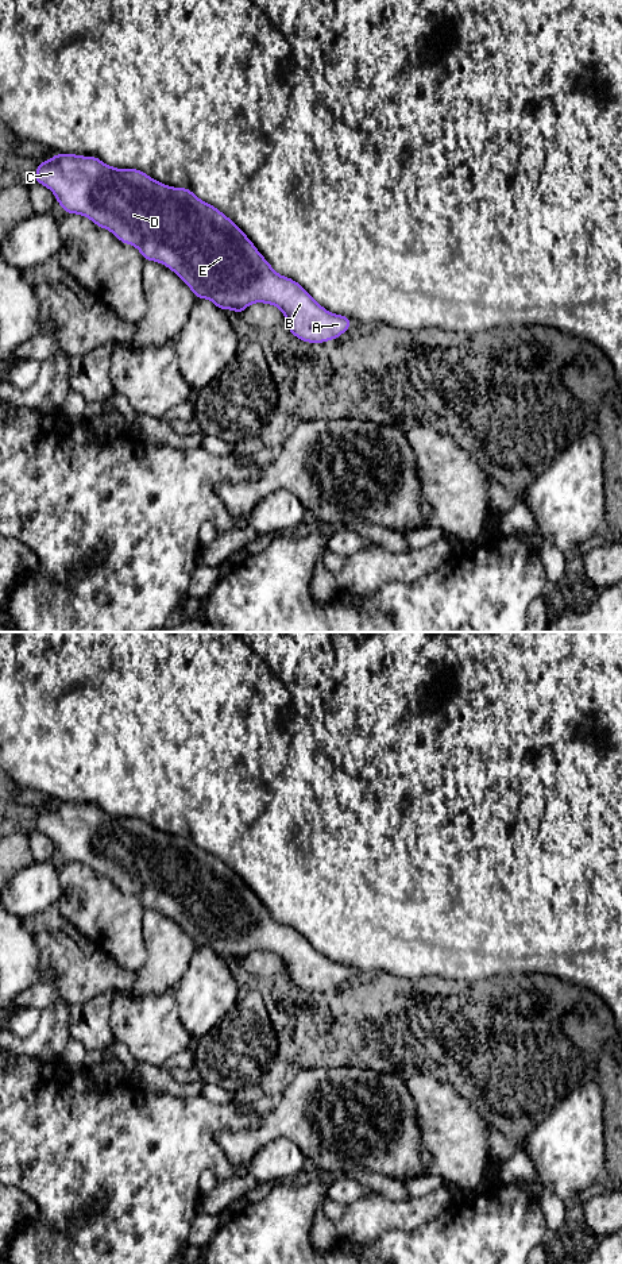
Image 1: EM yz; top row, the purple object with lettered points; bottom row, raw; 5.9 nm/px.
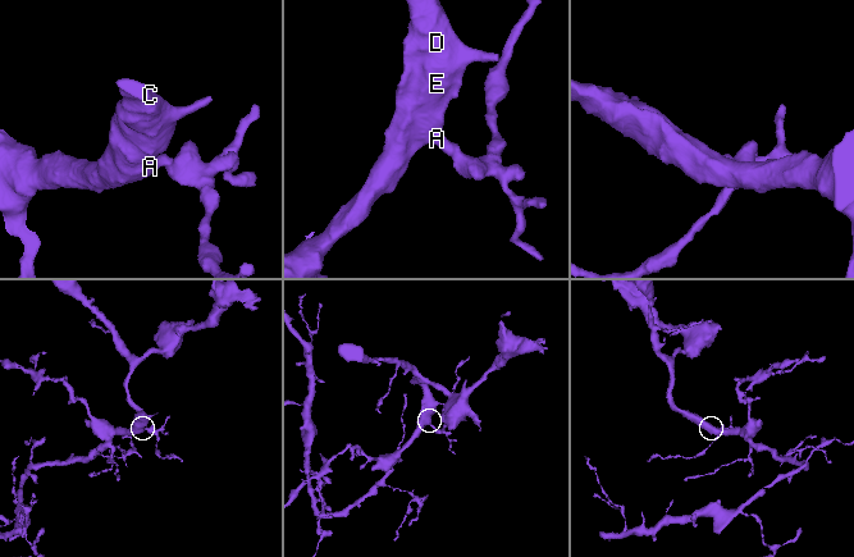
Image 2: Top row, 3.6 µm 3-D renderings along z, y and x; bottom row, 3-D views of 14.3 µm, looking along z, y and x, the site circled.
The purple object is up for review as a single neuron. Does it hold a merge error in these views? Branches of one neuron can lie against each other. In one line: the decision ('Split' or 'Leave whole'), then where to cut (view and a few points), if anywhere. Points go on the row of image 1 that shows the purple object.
Leave whole. No split

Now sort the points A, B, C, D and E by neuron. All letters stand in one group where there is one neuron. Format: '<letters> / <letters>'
A B C D E

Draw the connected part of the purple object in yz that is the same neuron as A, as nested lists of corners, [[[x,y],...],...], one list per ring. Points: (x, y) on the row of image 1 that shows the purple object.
[[[54,154],[50,161],[40,162],[36,167],[35,182],[49,188],[67,215],[78,213],[90,219],[97,227],[107,228],[121,243],[136,247],[144,261],[167,266],[192,289],[196,298],[208,298],[223,311],[232,309],[243,313],[251,304],[271,304],[283,312],[285,327],[295,338],[309,343],[335,340],[352,324],[349,317],[322,308],[298,282],[279,275],[237,224],[213,205],[200,200],[190,189],[173,188],[155,181],[142,170],[116,169],[97,157],[77,154]]]

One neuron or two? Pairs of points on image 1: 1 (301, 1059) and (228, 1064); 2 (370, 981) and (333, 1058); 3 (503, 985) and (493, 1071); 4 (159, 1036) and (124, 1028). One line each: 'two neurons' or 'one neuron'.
1: two neurons
2: one neuron
3: one neuron
4: one neuron

